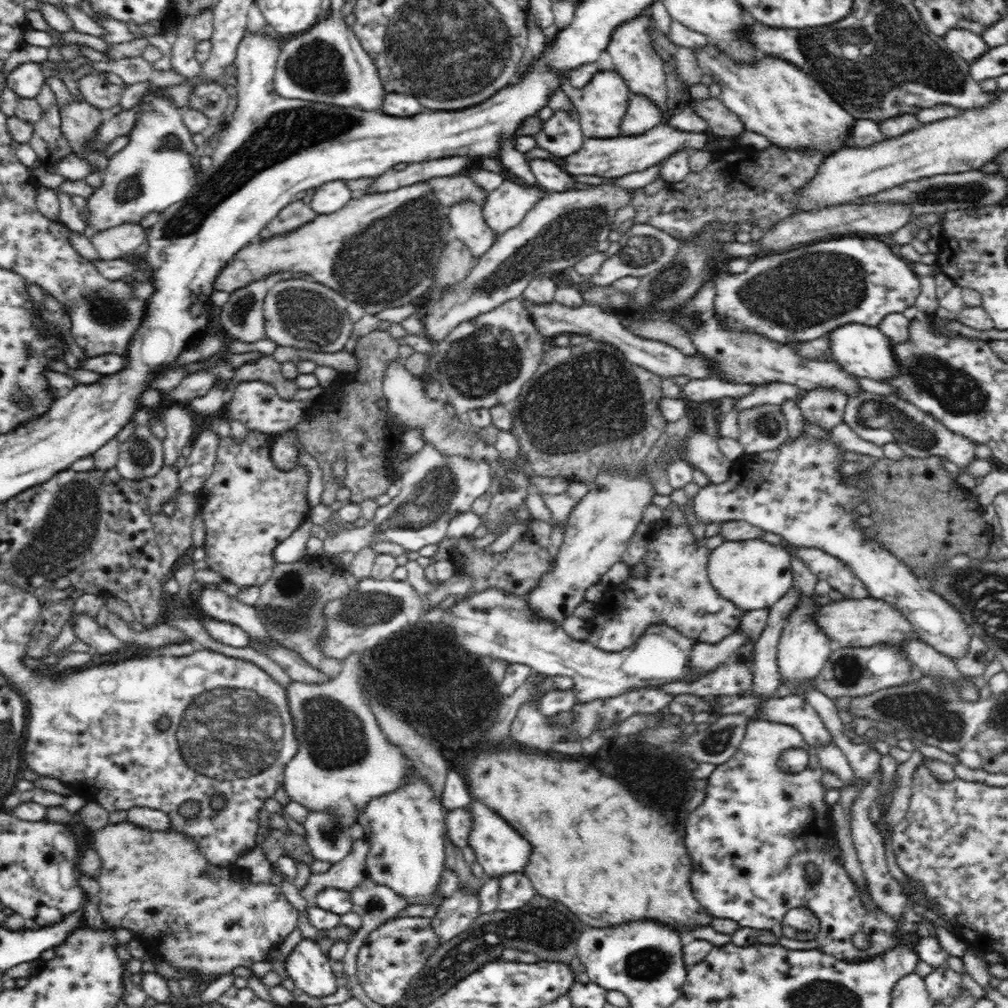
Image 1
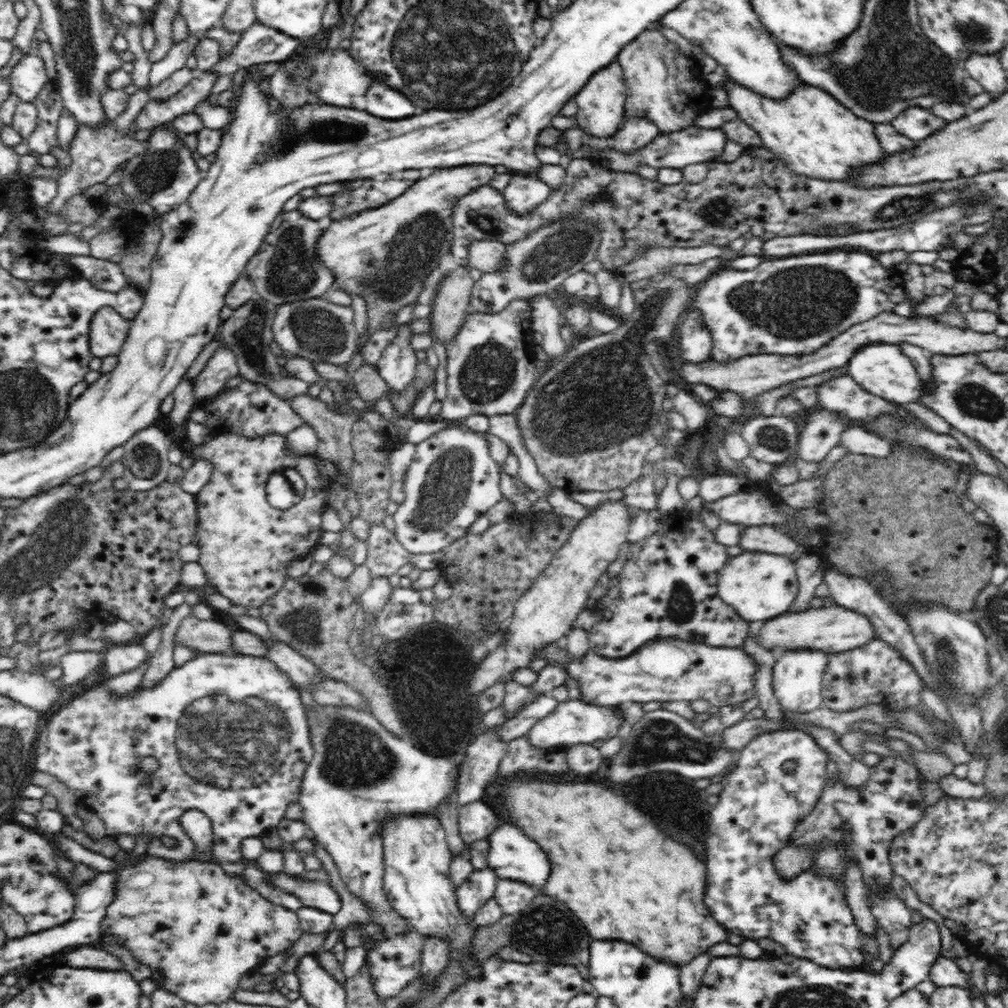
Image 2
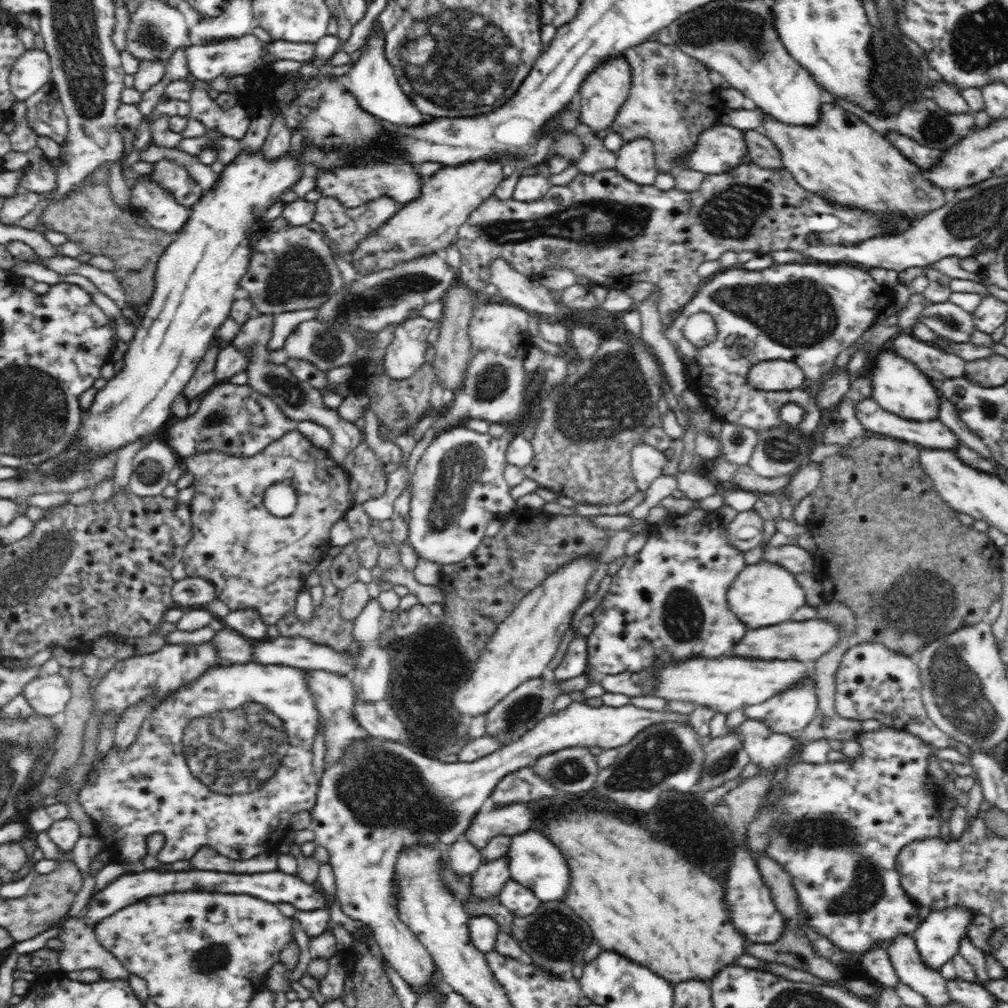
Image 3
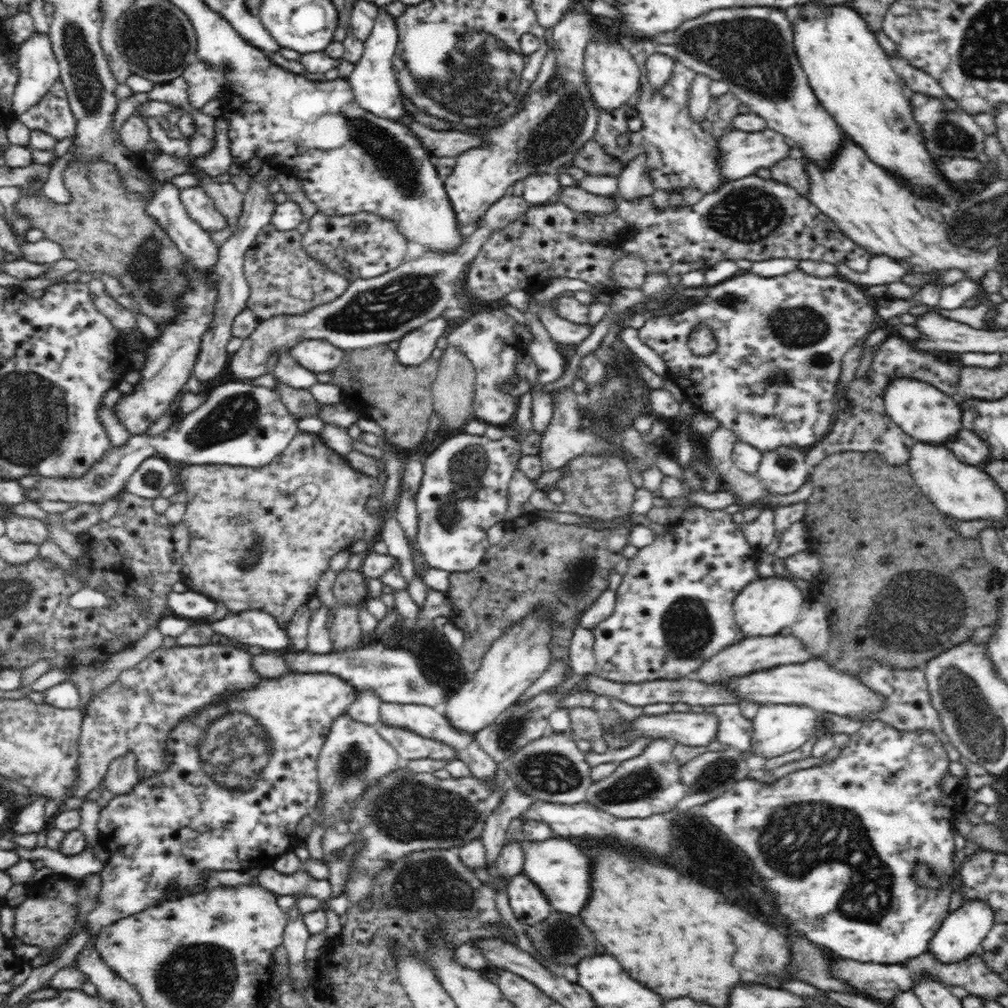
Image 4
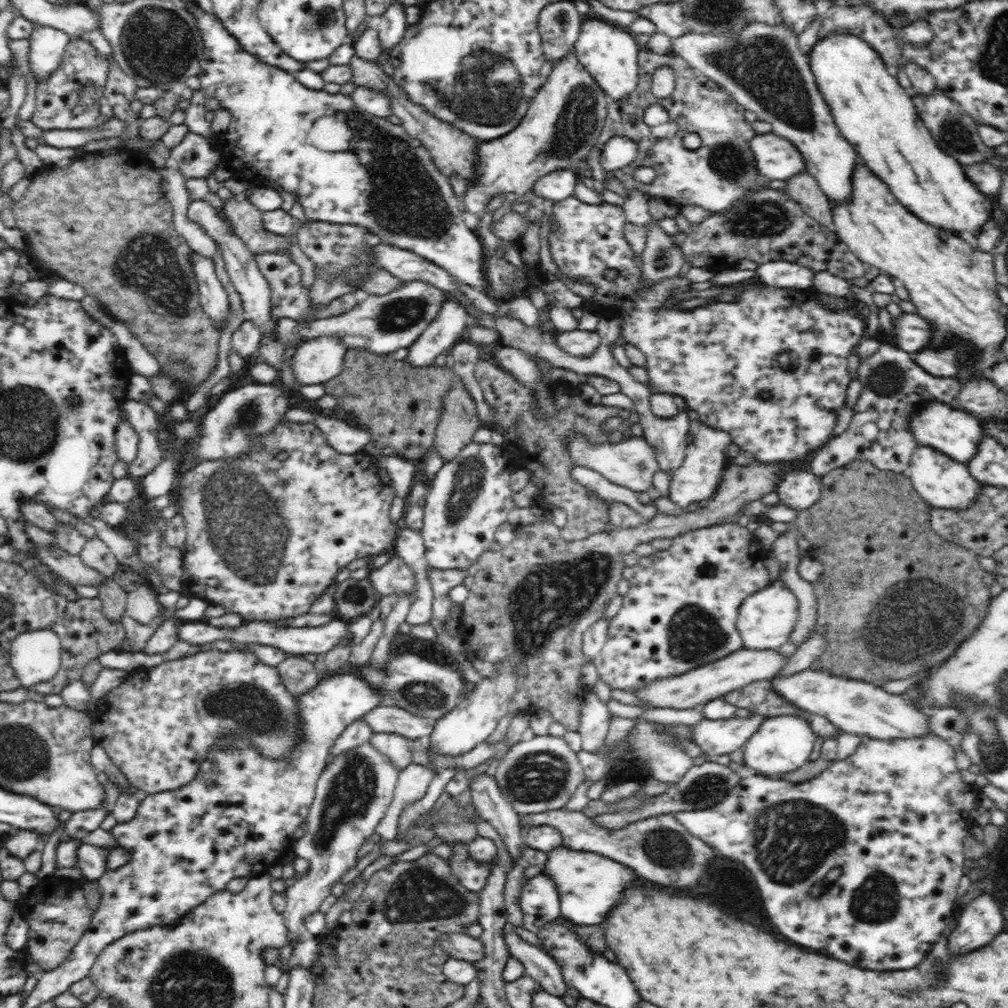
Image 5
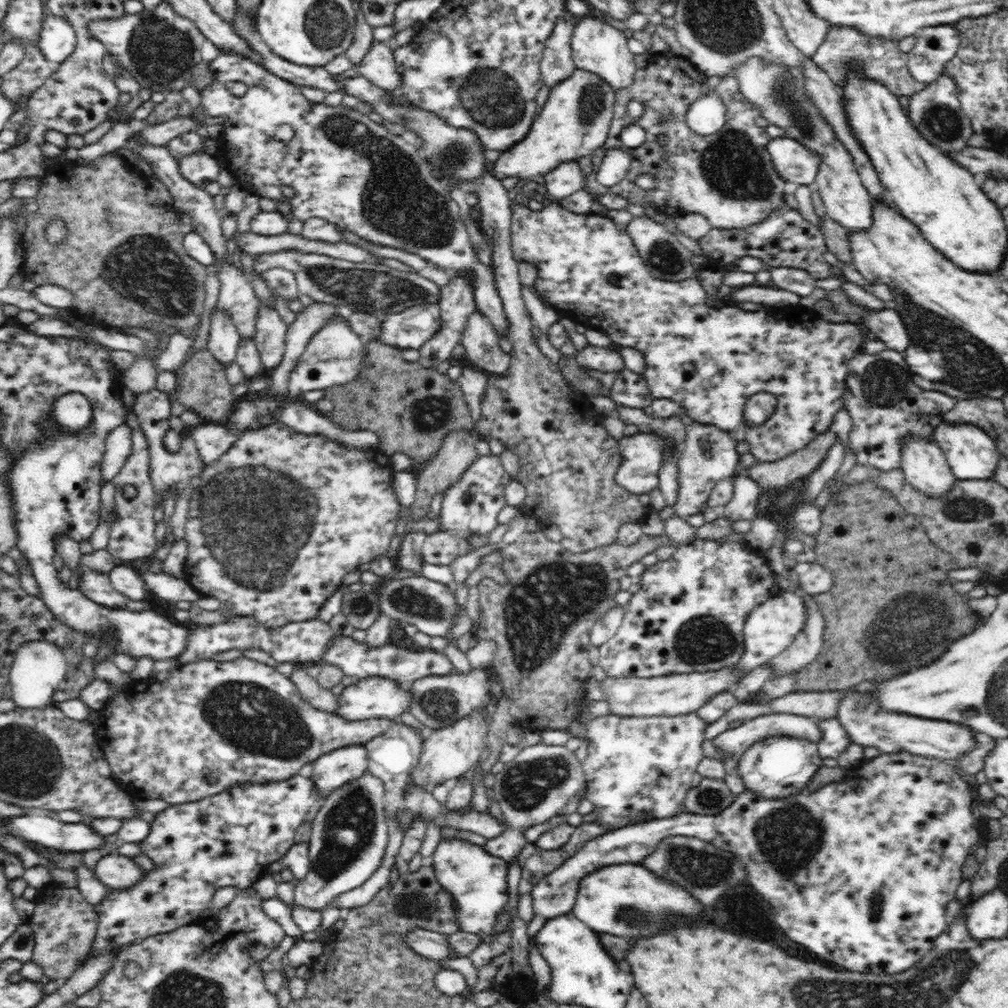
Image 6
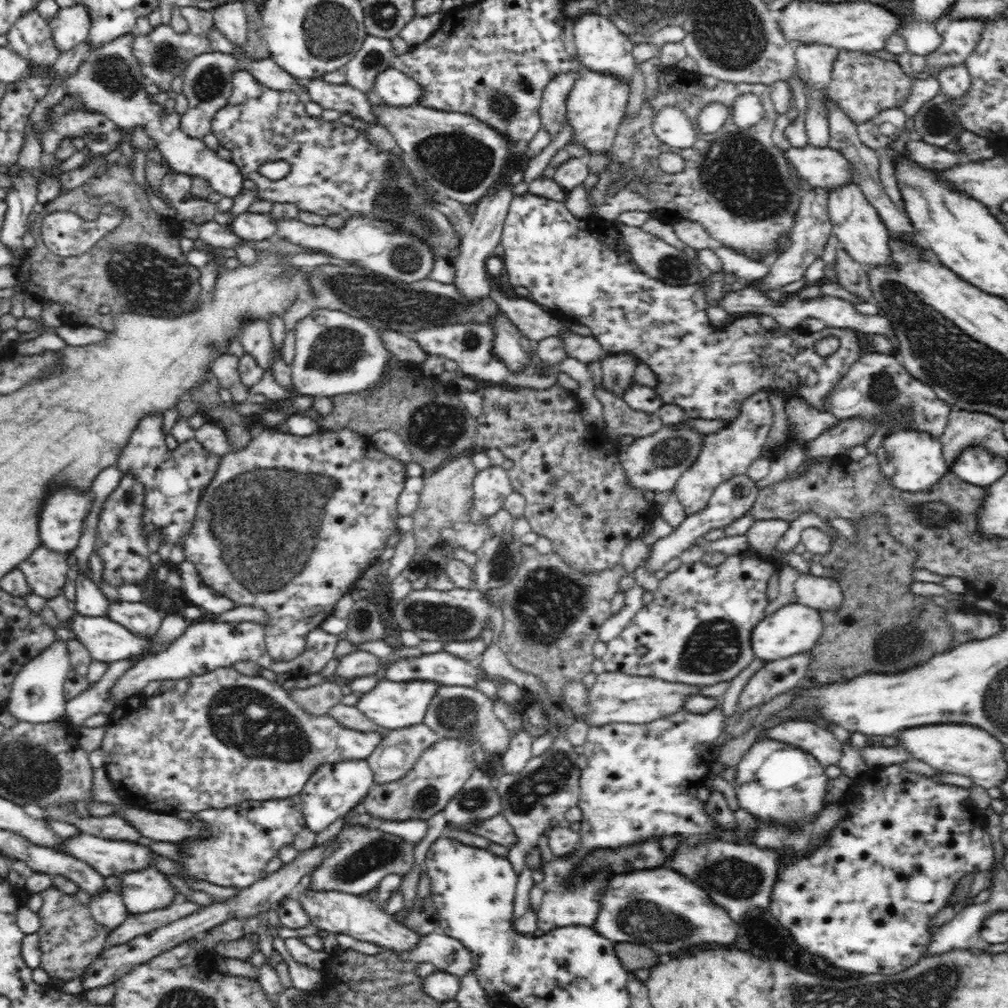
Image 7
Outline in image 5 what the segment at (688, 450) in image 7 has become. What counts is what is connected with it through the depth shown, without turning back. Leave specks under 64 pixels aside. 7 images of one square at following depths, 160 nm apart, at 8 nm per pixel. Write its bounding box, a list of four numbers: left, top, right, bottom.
[564,434,660,492]

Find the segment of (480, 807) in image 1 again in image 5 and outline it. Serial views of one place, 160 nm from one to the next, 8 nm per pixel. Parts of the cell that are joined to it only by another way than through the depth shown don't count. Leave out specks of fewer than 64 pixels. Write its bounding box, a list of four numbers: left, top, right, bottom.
[541,846,638,926]

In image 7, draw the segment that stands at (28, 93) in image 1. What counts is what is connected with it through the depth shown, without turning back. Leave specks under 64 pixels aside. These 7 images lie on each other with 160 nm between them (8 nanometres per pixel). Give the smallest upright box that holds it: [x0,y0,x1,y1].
[48,6,91,53]

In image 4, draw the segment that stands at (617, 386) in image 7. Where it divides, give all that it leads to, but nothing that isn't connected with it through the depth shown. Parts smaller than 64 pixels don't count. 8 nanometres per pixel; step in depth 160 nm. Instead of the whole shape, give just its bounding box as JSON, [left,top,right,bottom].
[528,293,592,346]

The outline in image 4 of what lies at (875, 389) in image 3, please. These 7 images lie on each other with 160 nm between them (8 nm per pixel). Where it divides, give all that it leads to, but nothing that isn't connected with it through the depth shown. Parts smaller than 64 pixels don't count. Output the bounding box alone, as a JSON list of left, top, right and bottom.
[883,378,962,446]

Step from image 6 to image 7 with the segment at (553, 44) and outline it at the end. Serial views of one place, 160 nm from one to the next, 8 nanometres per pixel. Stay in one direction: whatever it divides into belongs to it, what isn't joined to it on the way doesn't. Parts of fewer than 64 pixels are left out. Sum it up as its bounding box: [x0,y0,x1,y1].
[540,70,576,136]

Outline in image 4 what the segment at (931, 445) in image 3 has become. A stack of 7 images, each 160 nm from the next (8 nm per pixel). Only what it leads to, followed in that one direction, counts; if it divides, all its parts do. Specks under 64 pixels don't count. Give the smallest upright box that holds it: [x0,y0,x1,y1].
[942,429,993,469]

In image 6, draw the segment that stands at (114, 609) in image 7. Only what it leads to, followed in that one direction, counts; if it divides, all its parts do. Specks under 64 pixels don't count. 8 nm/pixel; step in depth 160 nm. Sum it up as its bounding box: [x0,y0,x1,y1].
[78,571,151,613]

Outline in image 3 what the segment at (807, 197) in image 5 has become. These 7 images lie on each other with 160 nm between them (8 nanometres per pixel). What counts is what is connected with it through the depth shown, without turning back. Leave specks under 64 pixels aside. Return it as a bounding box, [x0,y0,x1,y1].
[742,130,784,169]

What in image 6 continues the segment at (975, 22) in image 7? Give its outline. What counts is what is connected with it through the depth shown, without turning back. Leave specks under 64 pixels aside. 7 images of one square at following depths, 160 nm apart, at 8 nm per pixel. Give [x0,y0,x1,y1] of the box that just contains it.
[907,25,961,86]

